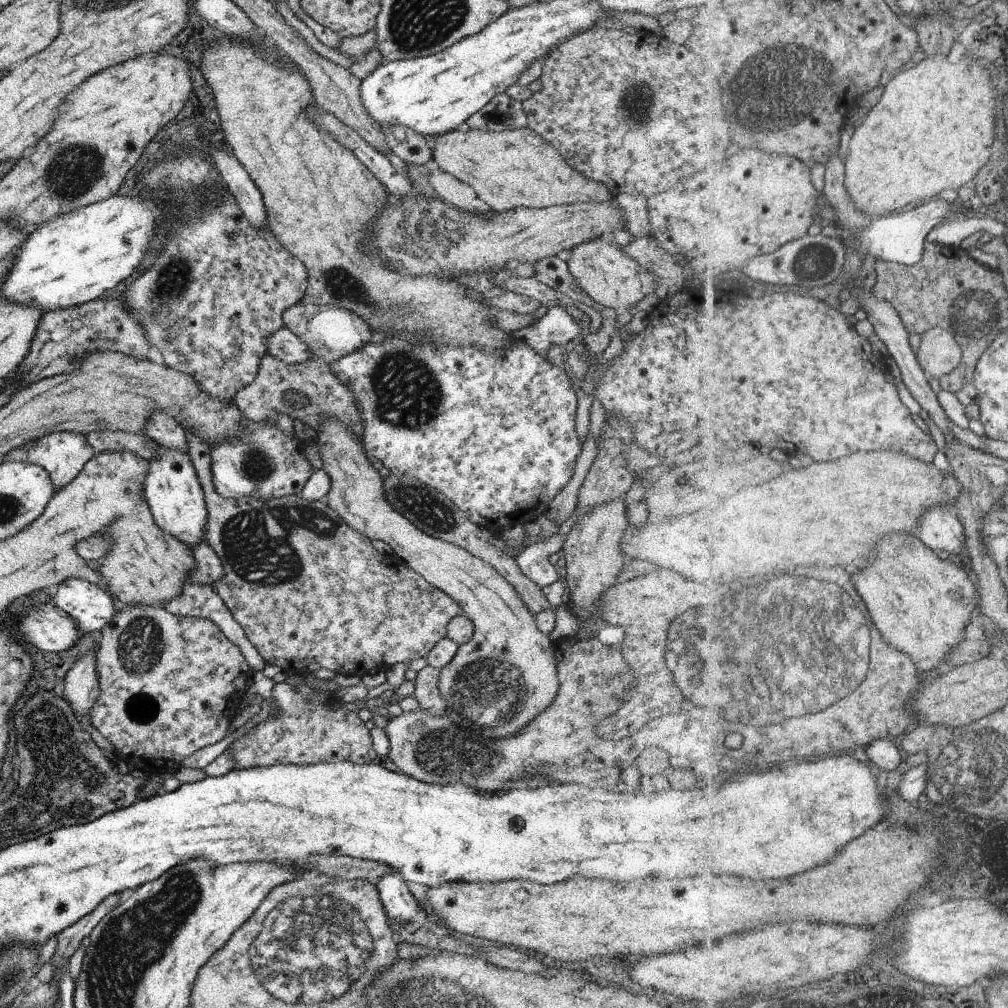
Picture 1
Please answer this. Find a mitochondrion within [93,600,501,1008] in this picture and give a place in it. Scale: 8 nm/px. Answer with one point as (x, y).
(305, 942)

